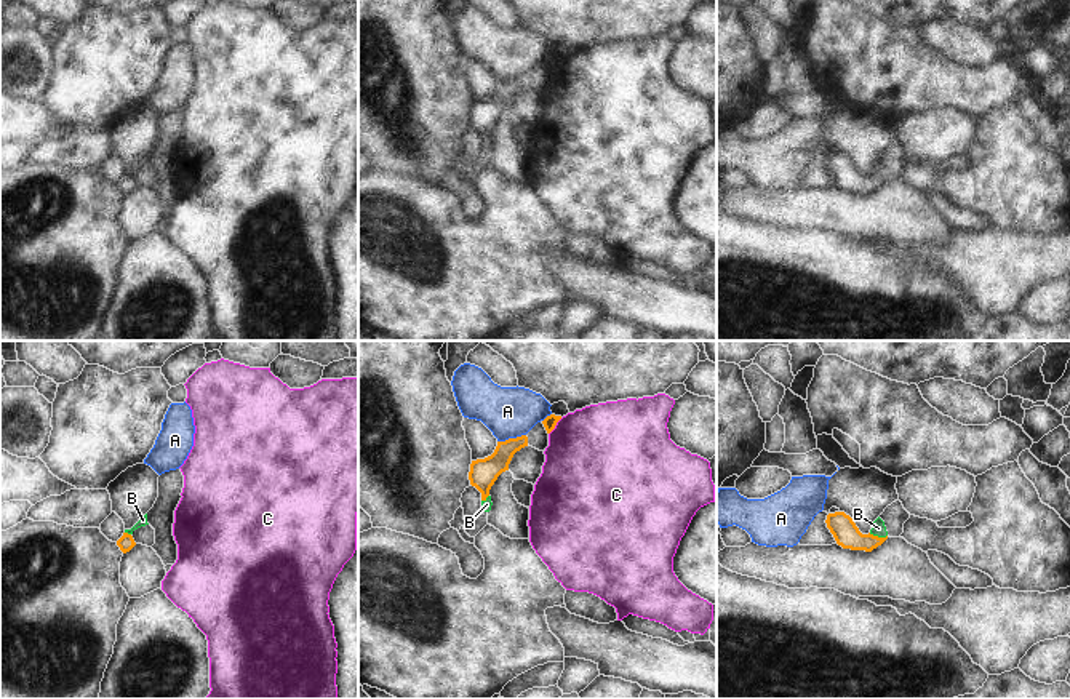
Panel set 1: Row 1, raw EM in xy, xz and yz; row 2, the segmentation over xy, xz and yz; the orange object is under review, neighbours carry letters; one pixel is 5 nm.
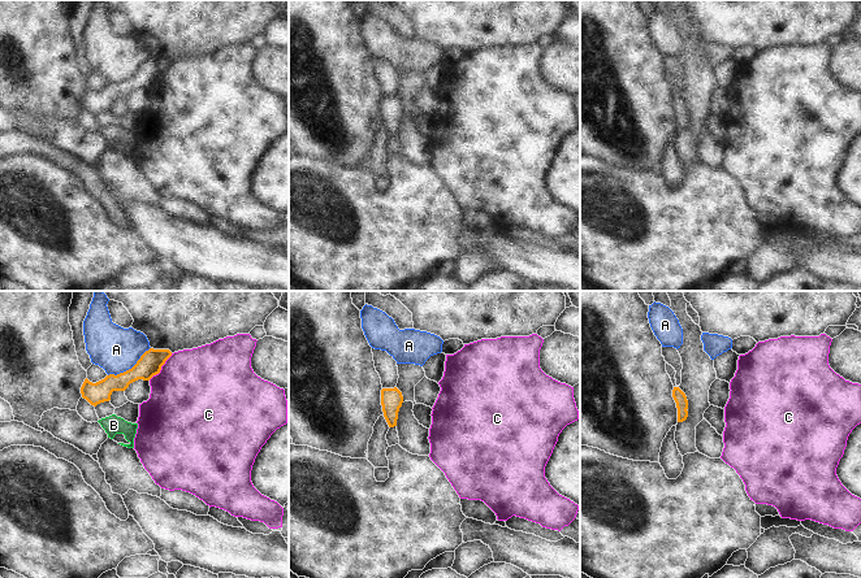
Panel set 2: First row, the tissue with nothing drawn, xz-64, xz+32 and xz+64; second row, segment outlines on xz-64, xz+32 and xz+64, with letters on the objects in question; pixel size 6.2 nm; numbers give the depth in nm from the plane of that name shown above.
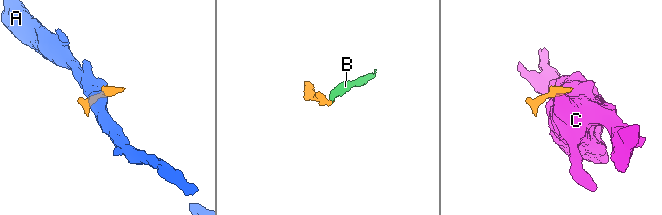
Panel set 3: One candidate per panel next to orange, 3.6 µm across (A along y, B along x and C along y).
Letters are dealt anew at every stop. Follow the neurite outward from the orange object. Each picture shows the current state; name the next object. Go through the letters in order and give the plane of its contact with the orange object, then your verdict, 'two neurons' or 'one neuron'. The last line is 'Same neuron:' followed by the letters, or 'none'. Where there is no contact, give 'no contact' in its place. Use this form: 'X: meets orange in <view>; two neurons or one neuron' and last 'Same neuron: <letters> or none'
A: meets orange in xz; two neurons
B: meets orange in yz; one neuron
C: meets orange in xz; two neurons
Same neuron: B

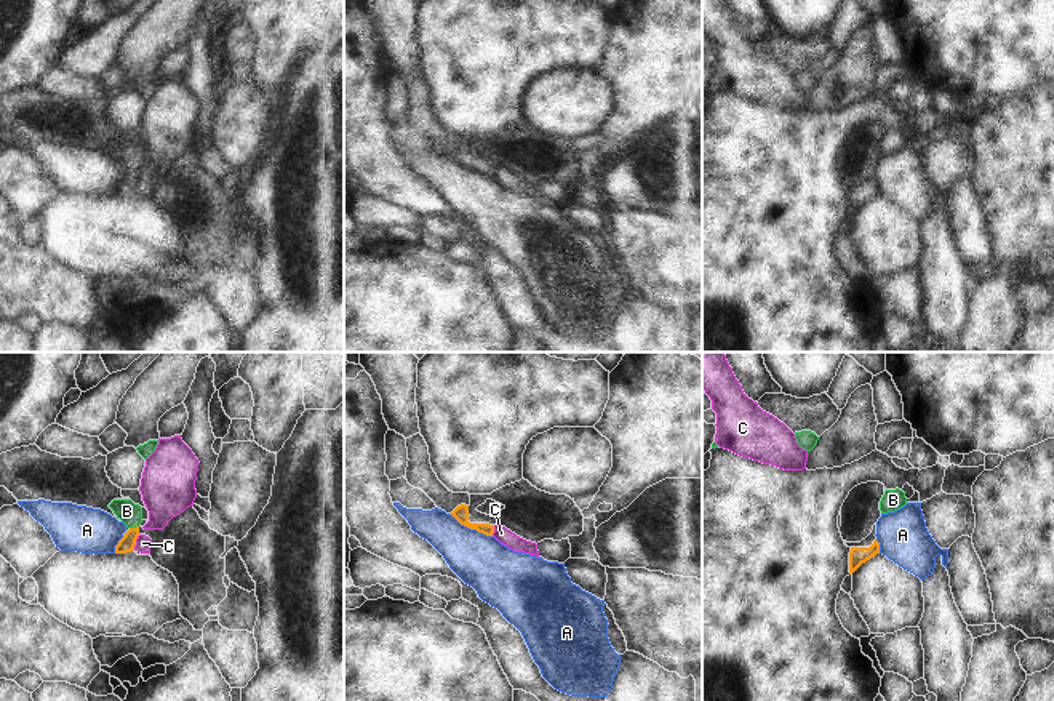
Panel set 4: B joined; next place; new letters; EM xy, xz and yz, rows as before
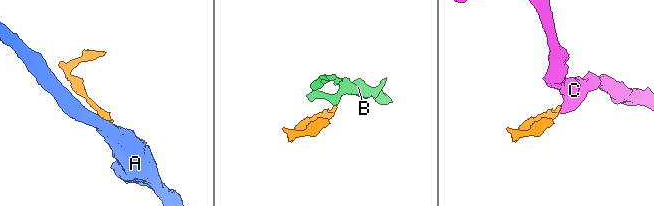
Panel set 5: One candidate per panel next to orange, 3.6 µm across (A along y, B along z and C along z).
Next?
A: meets orange in xz; two neurons
B: meets orange in xy; one neuron
C: meets orange in xy; two neurons
Same neuron: B

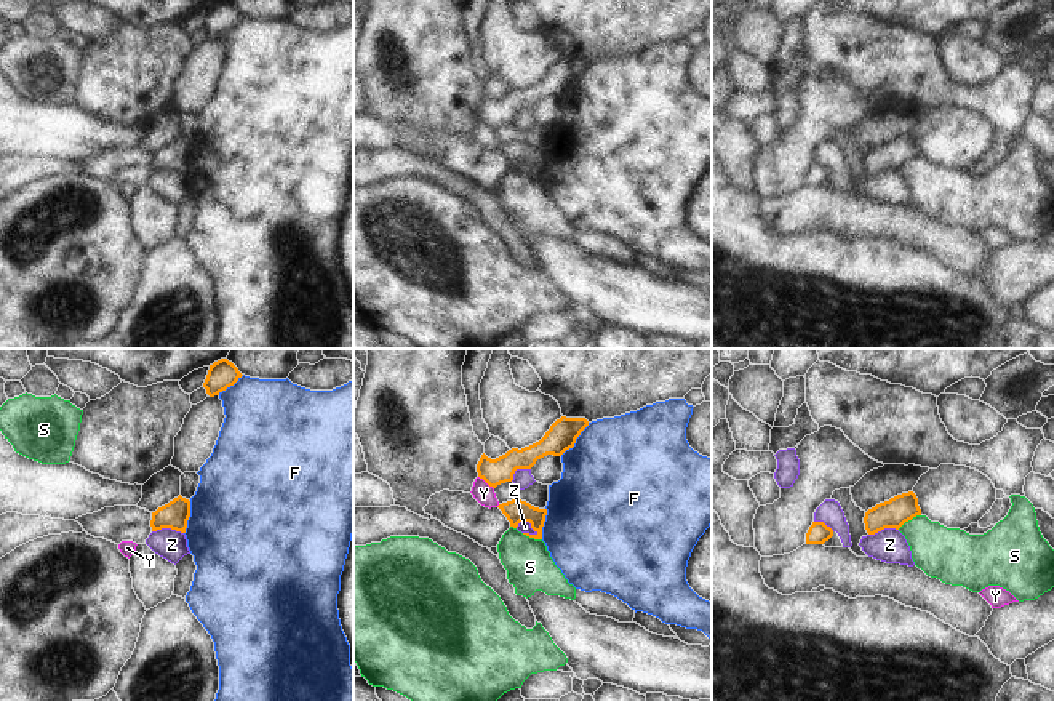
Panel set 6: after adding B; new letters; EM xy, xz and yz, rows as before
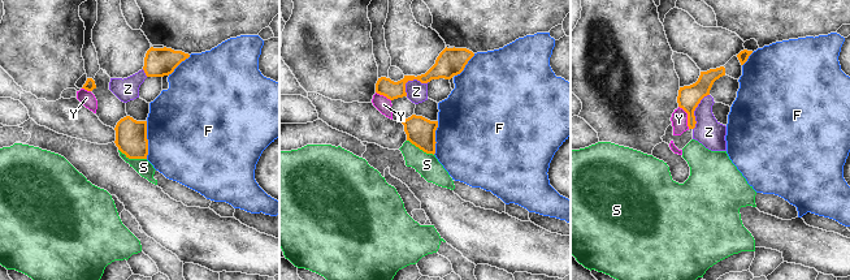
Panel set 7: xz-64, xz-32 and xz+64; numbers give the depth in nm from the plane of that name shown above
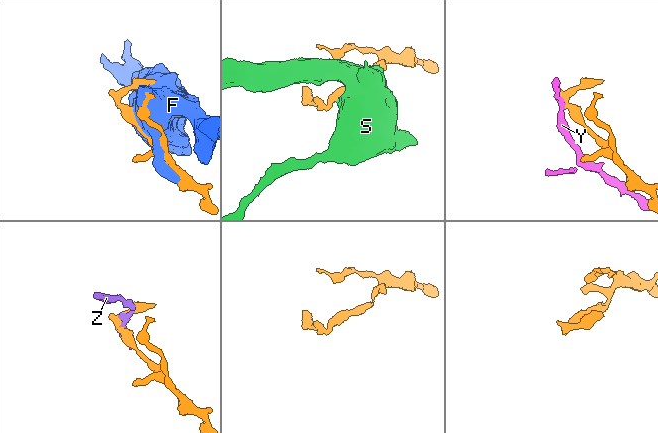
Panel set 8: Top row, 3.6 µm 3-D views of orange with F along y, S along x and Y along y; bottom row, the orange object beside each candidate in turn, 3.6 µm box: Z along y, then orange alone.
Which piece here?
F: meets orange in xz; two neurons
S: meets orange in yz; two neurons
Y: meets orange in xz; two neurons
Z: meets orange in xz; two neurons
Same neuron: none

